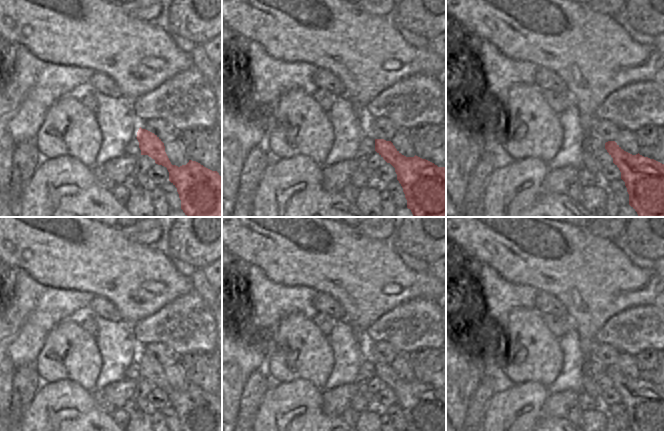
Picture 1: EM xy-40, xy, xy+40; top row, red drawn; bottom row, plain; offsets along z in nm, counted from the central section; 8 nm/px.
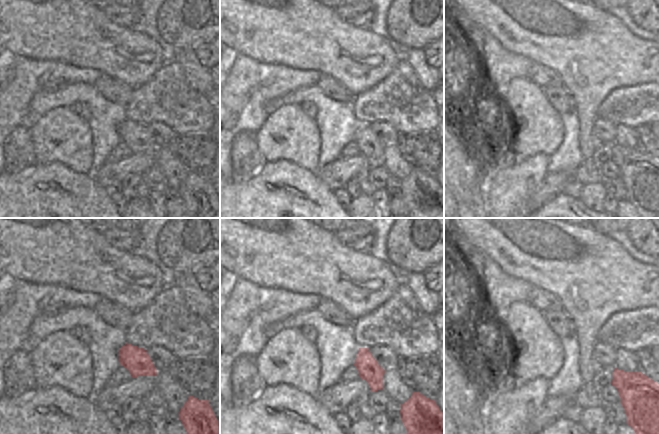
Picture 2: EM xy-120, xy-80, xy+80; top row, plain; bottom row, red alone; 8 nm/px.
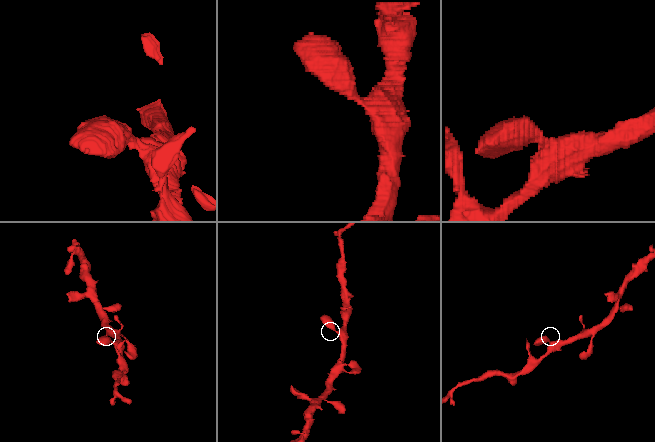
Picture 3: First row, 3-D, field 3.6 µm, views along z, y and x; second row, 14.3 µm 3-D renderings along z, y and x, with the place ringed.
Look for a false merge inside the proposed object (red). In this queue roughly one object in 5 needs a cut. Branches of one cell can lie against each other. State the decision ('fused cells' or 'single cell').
single cell

